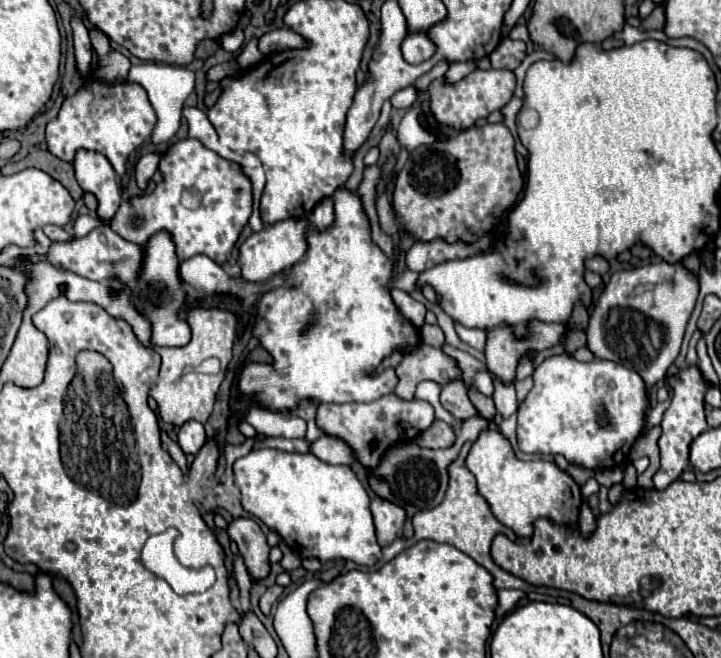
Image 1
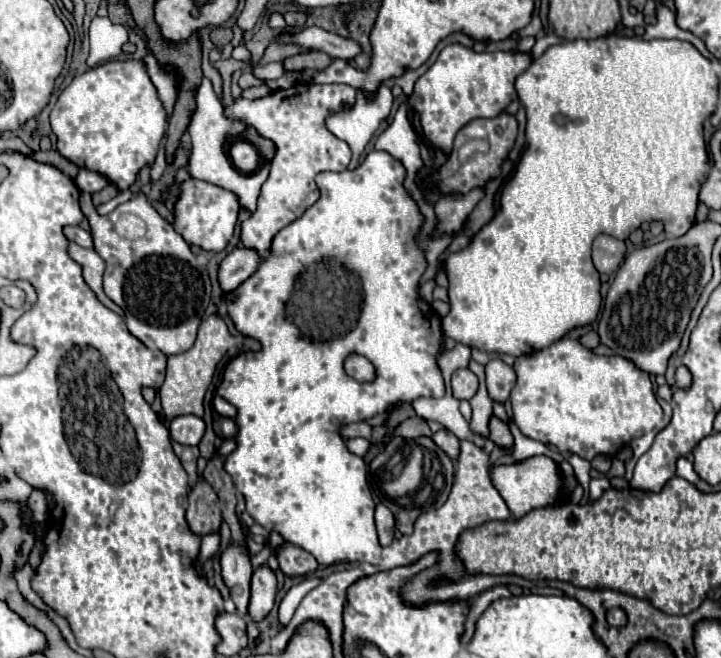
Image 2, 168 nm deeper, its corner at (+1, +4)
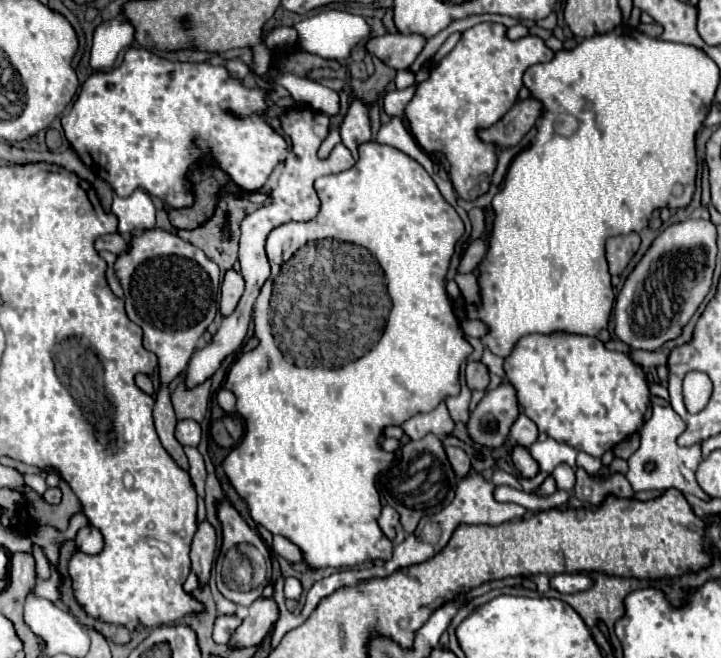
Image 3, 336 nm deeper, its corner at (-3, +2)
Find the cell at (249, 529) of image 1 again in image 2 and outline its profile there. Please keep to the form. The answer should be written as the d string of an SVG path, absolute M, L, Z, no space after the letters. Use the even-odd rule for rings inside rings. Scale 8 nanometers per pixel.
M270 567L254 569L252 575L252 593L248 615L252 621L262 621L274 607L276 601L276 575Z

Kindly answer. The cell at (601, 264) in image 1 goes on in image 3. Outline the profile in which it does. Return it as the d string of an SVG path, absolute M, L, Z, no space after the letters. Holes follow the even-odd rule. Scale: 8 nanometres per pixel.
M630 233L630 235L620 235L620 237L610 237L606 241L606 261L608 261L608 269L612 275L620 275L630 259L634 257L634 253L640 249L640 237L638 233Z

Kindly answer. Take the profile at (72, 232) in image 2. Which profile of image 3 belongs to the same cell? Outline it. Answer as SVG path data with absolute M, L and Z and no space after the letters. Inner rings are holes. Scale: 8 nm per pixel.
M118 233L102 235L102 237L98 237L98 239L94 241L94 249L98 249L98 251L110 251L110 253L114 253L114 255L124 253L126 247L128 247L126 241L124 241Z

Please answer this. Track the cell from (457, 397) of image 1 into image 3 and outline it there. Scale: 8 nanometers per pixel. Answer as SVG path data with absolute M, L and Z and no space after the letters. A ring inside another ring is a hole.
M468 363L468 367L466 367L466 385L472 391L476 391L476 389L484 391L488 387L488 381L490 381L490 377L488 377L488 371L482 363Z

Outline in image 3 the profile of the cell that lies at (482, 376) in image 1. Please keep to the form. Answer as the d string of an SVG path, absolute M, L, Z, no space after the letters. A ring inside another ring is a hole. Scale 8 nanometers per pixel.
M520 413L518 419L514 421L514 425L510 427L510 437L516 439L516 443L520 443L520 445L530 447L538 437L538 429L524 413Z

